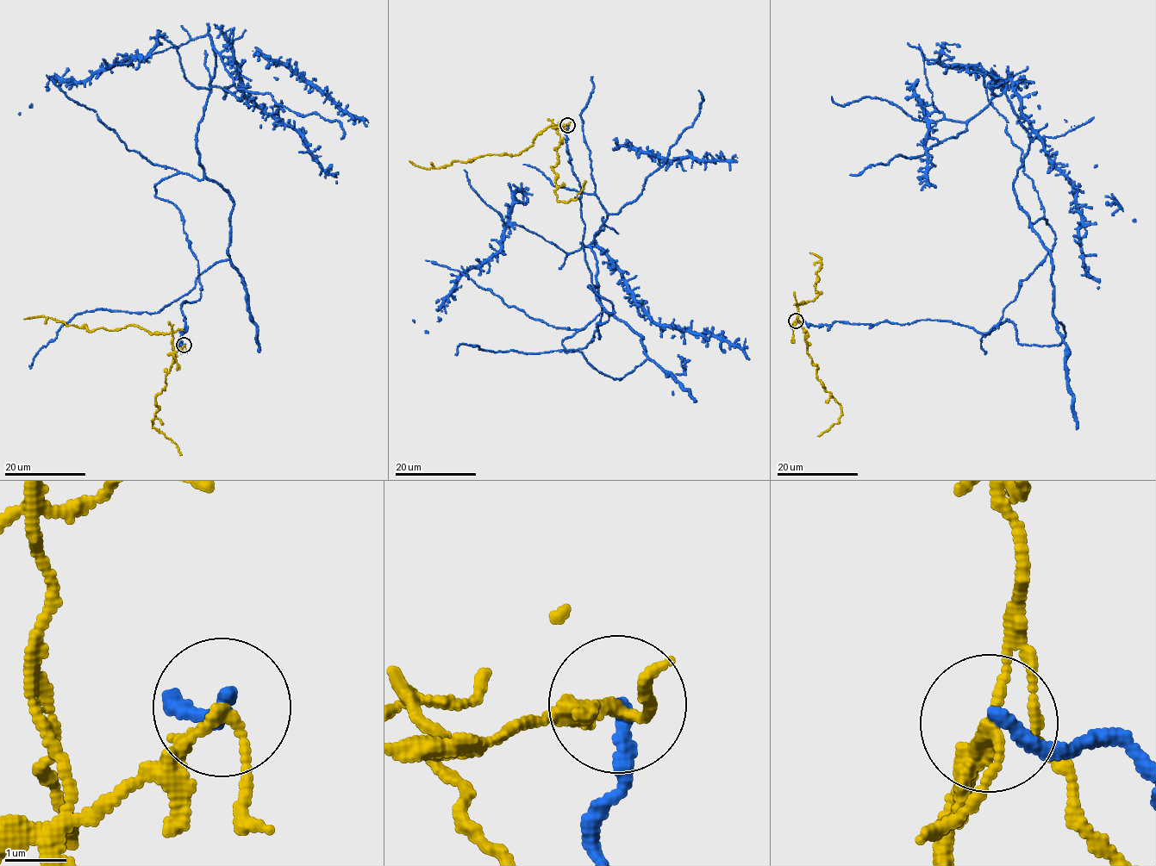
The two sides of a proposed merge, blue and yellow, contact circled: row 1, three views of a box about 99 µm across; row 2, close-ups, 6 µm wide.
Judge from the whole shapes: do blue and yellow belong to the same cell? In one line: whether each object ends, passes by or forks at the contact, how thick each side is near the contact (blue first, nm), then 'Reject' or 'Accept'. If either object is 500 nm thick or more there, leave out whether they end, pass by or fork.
At the ring blue ends. At the ring yellow passes by. Thickness 240 nm (blue) against 160 nm. Reject

